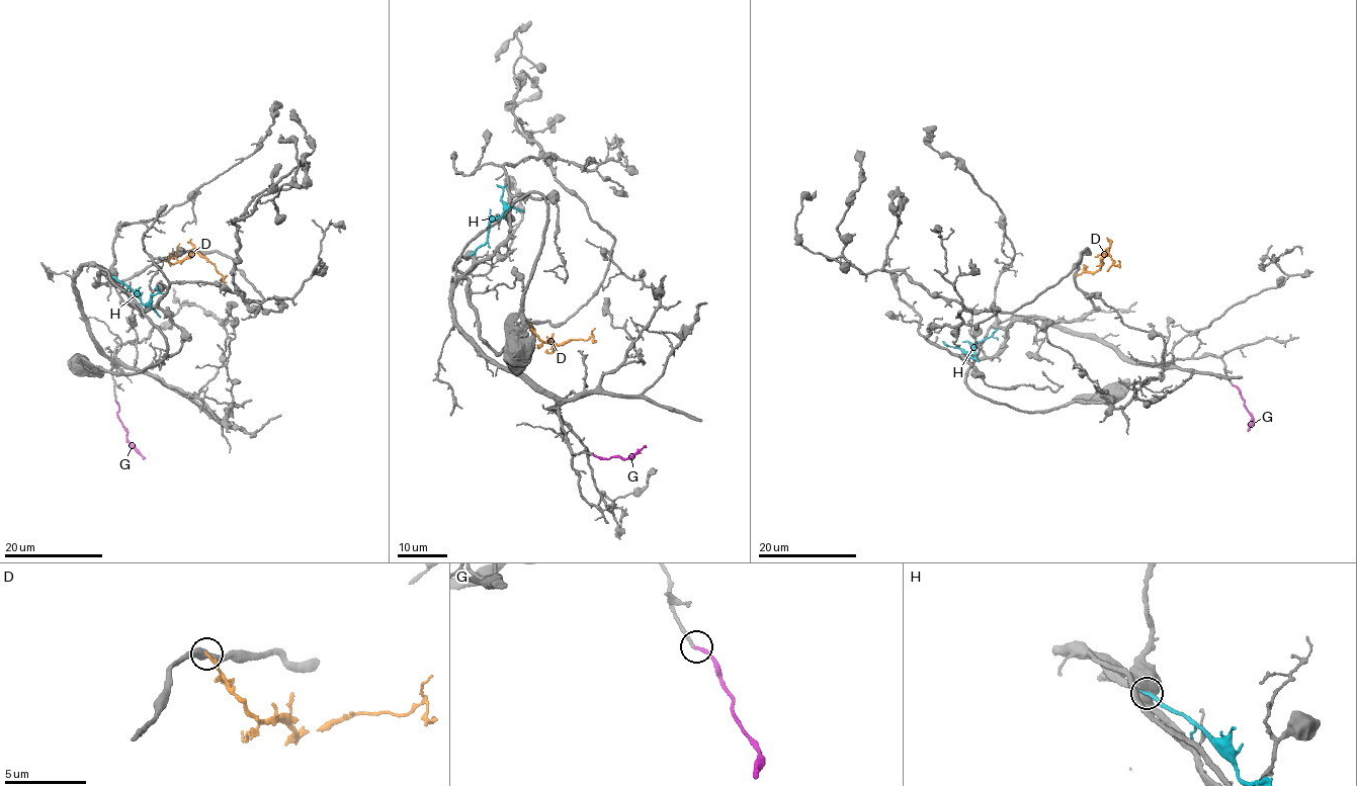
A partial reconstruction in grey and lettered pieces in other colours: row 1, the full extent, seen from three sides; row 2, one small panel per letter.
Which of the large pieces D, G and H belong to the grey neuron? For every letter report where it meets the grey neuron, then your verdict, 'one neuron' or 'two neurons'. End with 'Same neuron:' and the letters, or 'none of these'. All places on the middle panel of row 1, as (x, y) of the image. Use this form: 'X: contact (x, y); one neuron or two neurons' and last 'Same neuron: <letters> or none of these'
D: contact (526, 322); two neurons
G: contact (593, 454); one neuron
H: contact (472, 254); two neurons
Same neuron: G

